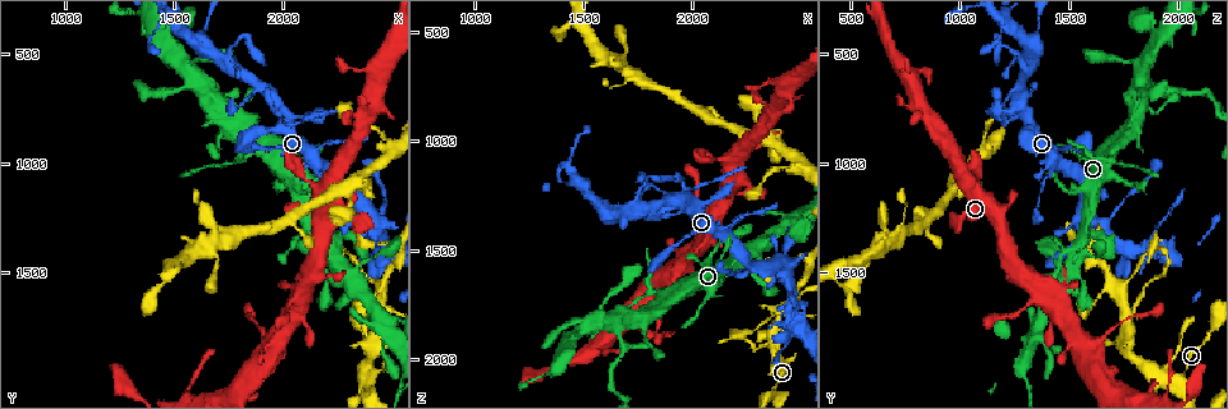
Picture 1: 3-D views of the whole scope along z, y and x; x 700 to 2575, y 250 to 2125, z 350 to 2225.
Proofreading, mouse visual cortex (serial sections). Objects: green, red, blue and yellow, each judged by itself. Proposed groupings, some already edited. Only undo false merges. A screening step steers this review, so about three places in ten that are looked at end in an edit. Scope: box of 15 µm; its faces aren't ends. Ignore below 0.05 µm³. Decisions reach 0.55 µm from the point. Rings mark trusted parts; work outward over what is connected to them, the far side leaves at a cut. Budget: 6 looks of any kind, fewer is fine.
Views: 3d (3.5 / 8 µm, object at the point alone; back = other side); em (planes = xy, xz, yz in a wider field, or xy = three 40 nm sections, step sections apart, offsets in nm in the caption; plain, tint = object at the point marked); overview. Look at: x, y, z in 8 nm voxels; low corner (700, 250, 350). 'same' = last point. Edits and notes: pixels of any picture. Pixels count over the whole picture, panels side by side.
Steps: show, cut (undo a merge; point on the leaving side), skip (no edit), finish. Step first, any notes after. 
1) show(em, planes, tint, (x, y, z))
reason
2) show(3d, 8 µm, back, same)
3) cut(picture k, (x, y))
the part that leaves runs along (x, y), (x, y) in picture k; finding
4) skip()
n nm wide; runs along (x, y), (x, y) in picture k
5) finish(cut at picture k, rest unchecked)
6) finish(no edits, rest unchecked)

show(3d, 3.5 µm, (2370, 1950, 1950))

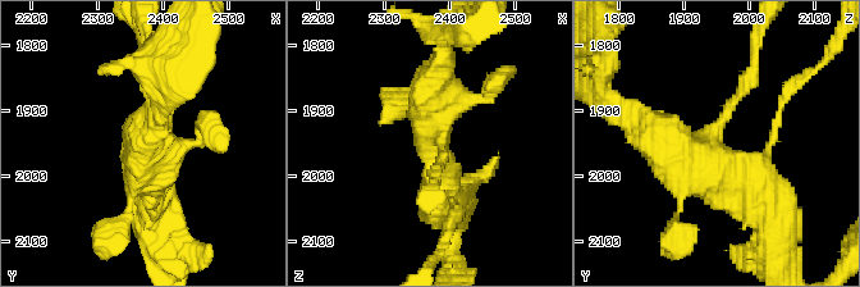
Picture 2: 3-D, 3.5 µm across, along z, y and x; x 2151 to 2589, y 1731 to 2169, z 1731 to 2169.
show(em, xy, step 5, tint, (2385, 1960, 1945))

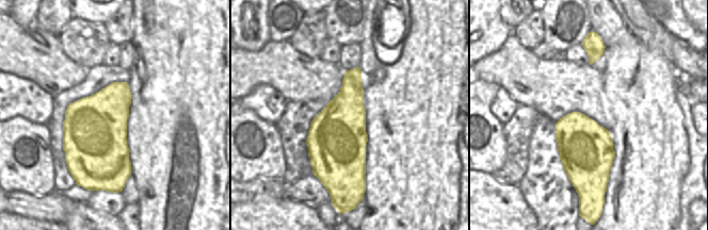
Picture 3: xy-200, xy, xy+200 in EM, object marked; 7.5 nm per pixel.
skip()
runs along (764, 159), (727, 176), (630, 112) in picture 2; one cell here

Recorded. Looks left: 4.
show(3d, 3.5 µm, (2450, 1570, 1750))
thin arm on a thick one

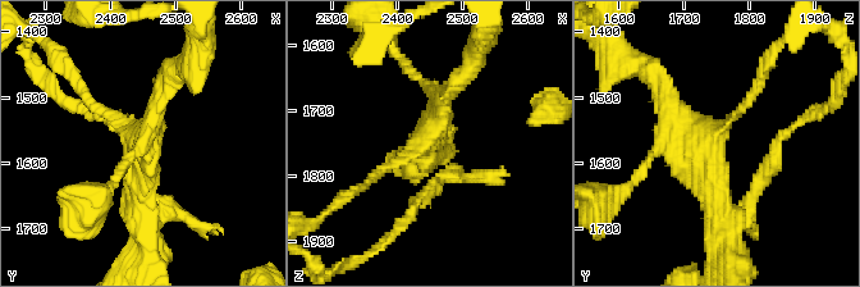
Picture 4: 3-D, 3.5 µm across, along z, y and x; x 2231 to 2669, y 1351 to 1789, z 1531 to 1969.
show(em, xy, step 3, plain, (2445, 1575, 1740))
4 arms; arms of 150, 200, 250, 350 nm; shape alone is not enough

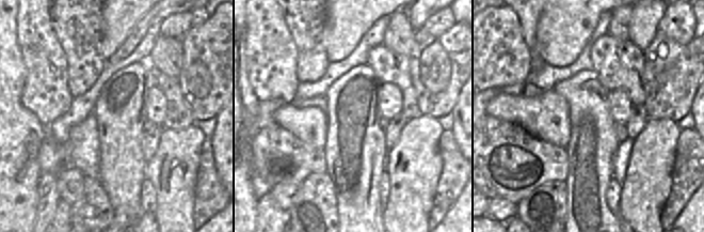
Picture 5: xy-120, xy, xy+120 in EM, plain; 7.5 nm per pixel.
show(em, xy, step 3, tint, same)

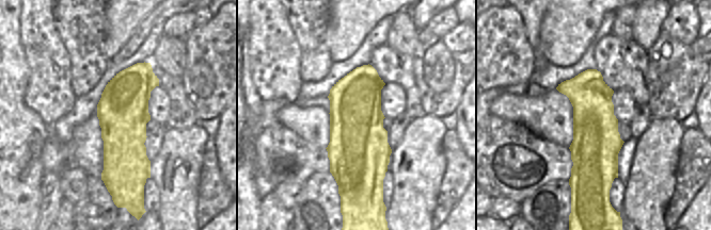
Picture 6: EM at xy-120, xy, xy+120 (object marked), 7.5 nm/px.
skip()
440 nm wide; runs along (721, 232), (712, 149), (662, 86) in picture 4; one cell here

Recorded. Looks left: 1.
finish(no edits, rest unchecked)

